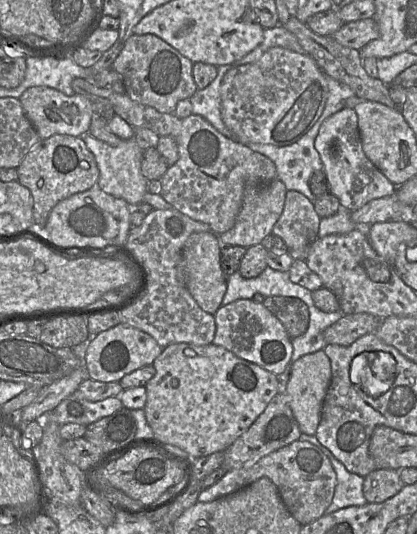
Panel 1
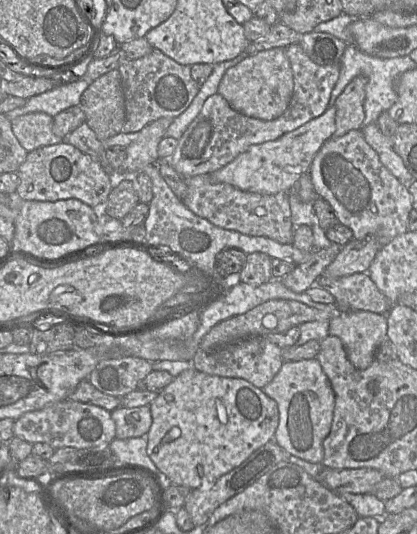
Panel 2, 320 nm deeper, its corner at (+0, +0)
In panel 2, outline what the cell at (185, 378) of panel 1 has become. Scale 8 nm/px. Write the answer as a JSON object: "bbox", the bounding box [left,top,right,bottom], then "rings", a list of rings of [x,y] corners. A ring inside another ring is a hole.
{"bbox":[147,368,279,490],"rings":[[[195,368],[184,370],[178,376],[174,377],[172,382],[158,393],[157,397],[149,406],[152,416],[152,425],[147,433],[147,455],[158,470],[166,476],[170,484],[186,486],[191,490],[199,488],[202,484],[213,484],[222,475],[244,462],[255,450],[267,442],[274,440],[275,431],[279,423],[278,405],[272,398],[267,396],[262,389],[241,378],[209,375]]]}

